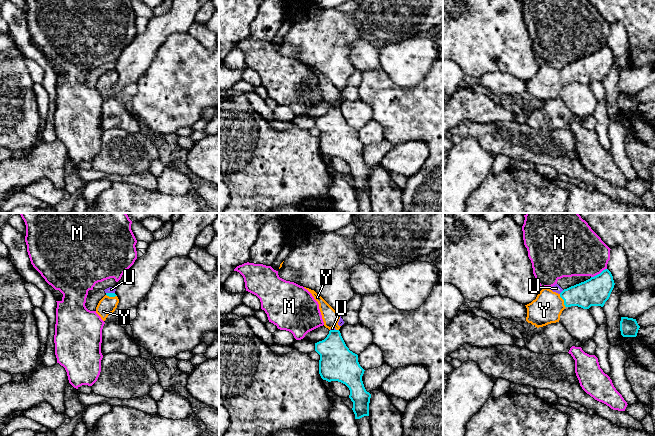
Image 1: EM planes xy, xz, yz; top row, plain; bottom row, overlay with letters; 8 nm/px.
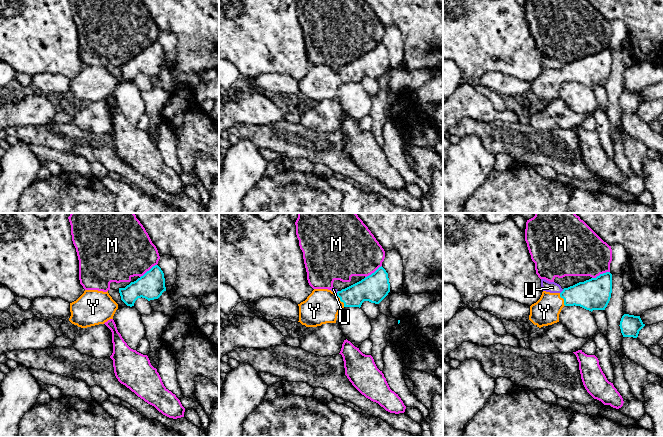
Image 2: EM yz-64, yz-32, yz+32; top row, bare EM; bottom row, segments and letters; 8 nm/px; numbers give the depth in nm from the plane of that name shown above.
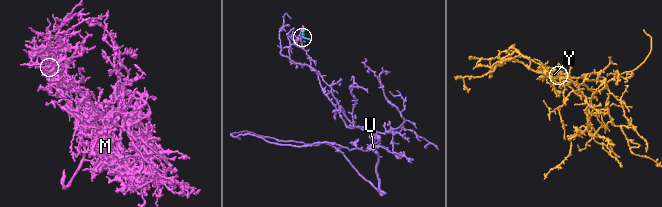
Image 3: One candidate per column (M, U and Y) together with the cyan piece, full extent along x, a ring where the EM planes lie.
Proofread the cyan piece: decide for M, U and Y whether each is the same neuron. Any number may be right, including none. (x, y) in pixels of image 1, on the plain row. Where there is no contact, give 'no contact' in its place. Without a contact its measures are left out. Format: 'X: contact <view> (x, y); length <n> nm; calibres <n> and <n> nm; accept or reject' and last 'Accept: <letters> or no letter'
M: contact yz (598, 50); length 150 nm; calibres 220 and 400 nm; reject
U: contact yz (562, 67); length 50 nm; calibres 220 and 70 nm; reject
Y: contact yz (564, 77); length 120 nm; calibres 220 and 240 nm; accept
Accept: Y

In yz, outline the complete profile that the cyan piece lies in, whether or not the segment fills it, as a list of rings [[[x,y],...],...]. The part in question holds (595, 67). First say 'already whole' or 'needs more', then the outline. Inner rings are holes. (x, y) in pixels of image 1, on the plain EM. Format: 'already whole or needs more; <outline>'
needs more; [[[608,45],[590,55],[564,65],[560,70],[543,64],[536,75],[525,81],[526,97],[535,103],[543,103],[559,98],[566,83],[578,82],[589,85],[591,82],[603,83],[614,64],[614,56]]]

